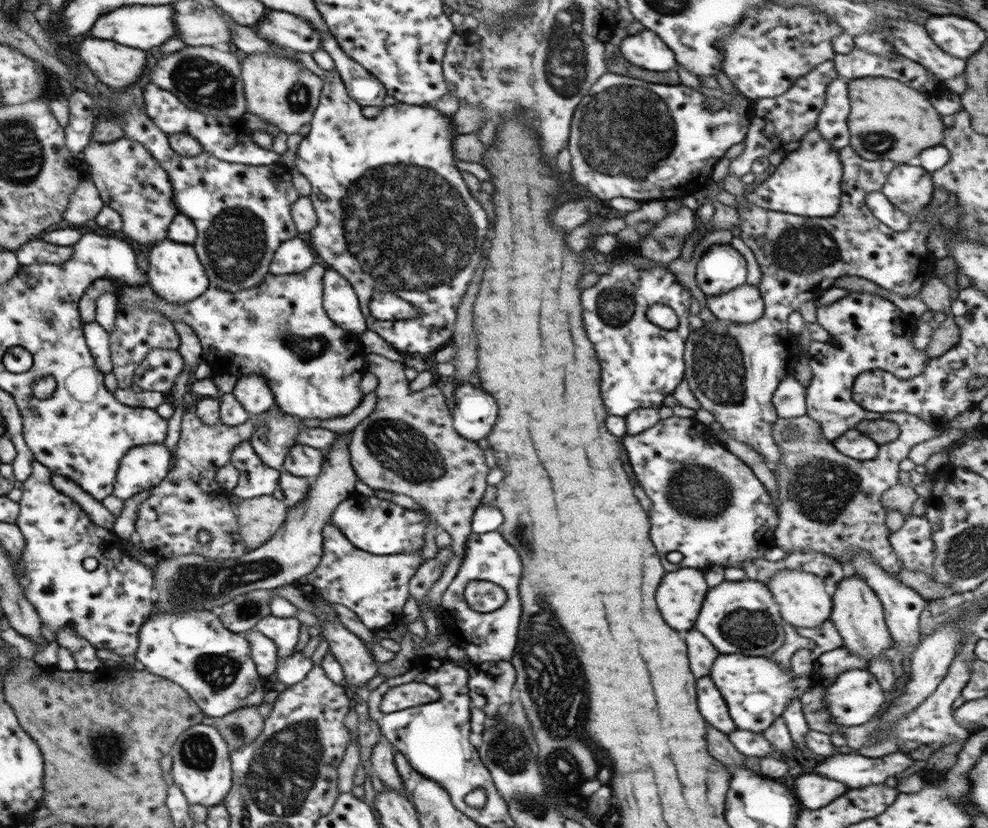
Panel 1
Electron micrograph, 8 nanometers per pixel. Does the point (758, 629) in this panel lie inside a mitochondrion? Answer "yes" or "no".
yes

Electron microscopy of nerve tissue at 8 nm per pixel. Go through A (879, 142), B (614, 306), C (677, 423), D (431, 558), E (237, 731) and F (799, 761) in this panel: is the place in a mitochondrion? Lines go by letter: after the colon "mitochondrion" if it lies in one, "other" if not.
A: mitochondrion
B: mitochondrion
C: other
D: other
E: mitochondrion
F: other

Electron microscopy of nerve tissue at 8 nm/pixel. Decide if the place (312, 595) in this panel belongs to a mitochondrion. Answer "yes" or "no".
no

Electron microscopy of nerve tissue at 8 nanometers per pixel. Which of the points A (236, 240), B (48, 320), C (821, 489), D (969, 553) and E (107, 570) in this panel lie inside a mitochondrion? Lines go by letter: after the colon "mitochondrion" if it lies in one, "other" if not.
A: mitochondrion
B: mitochondrion
C: mitochondrion
D: mitochondrion
E: other

